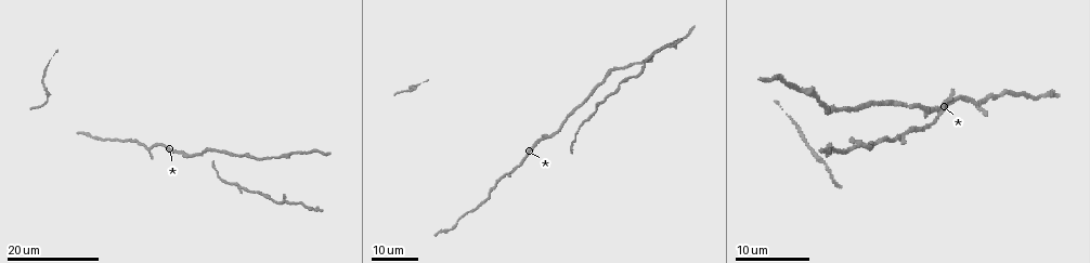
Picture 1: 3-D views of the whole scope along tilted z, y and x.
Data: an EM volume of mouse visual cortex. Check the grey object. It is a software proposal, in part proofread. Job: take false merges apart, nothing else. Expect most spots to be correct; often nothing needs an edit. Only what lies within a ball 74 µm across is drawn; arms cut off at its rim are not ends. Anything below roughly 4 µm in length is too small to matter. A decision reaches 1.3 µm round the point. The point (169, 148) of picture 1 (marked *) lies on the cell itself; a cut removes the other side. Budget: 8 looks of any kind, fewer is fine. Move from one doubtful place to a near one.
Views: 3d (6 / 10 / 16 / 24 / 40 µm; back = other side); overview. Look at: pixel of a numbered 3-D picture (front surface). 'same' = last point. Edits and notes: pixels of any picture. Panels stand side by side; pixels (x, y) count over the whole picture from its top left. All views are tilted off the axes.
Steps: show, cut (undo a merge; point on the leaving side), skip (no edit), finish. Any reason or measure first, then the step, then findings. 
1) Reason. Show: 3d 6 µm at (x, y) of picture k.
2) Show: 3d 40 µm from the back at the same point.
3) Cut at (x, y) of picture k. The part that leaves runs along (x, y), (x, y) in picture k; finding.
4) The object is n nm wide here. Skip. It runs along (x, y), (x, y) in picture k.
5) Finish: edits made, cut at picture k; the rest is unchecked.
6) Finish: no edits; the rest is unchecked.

Calibre changes. Show: 3d 24 µm at (871, 105) of picture 1.

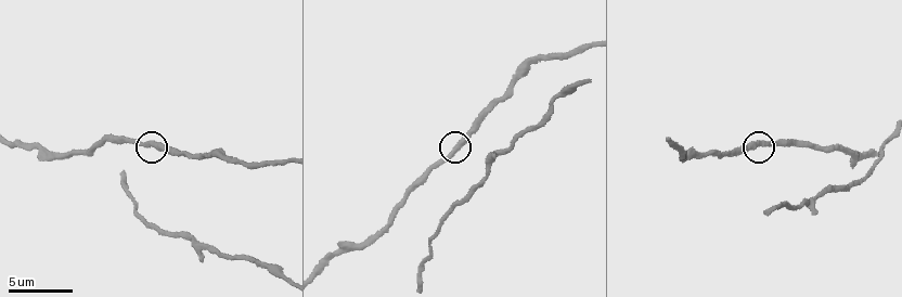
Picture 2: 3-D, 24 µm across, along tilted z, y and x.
Closer look. Show: 3d 10 µm at (759, 142) of picture 2.

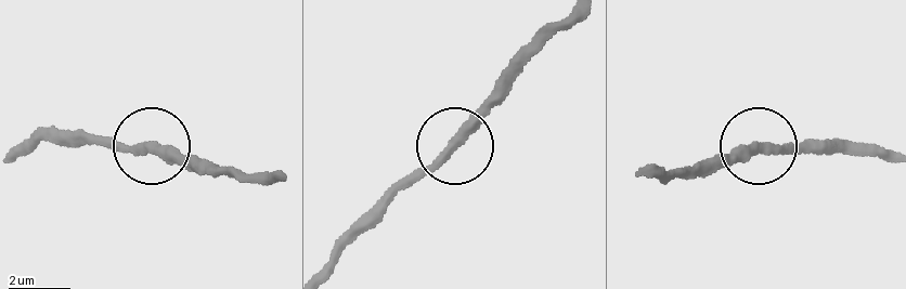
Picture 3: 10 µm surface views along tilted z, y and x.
The object is 320 nm wide here. Skip. It runs along (322, 265), (376, 224), (405, 186), (443, 165), (499, 87) in picture 3; one cell here.

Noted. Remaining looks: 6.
Thick turns thin. Show: 3d 6 µm at (805, 201) of picture 2.

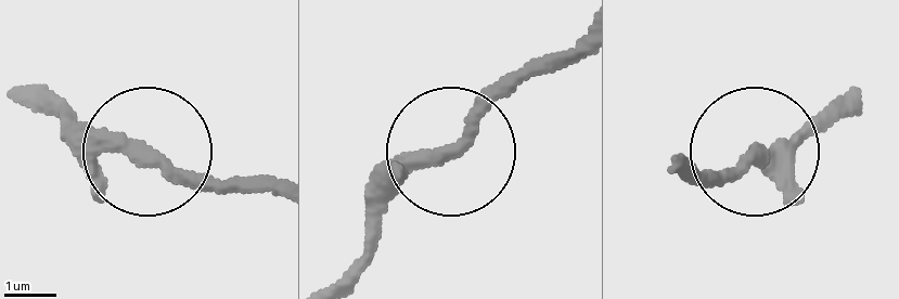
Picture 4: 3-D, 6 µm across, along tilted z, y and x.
Show: 3d 6 µm from the back at (758, 155) of picture 4.

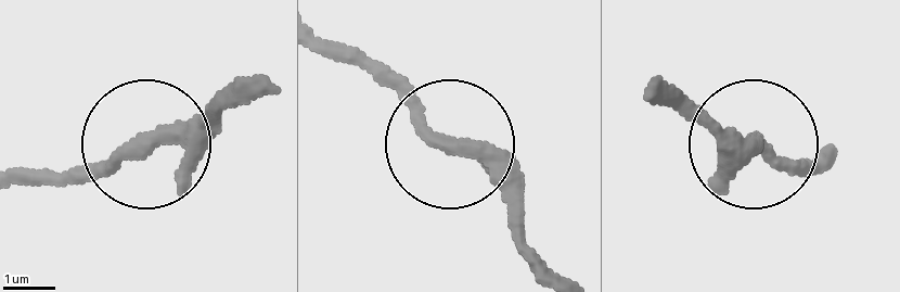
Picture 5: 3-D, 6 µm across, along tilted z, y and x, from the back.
Skip. All the same cell.

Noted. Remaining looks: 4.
Thin neck. Show: 3d 16 µm at (306, 154) of picture 1.

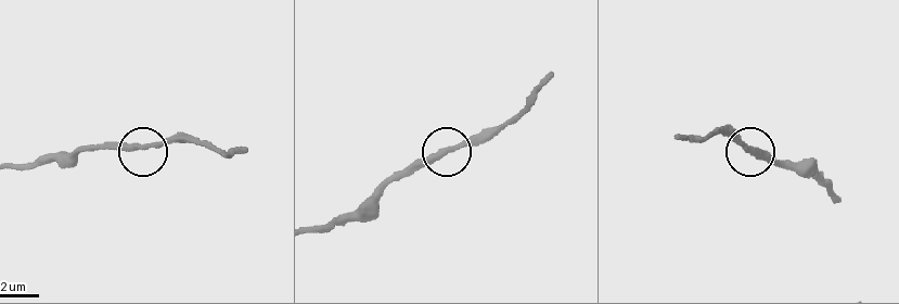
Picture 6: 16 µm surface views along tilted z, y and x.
Closer look. Show: 3d 6 µm at (452, 150) of picture 6.

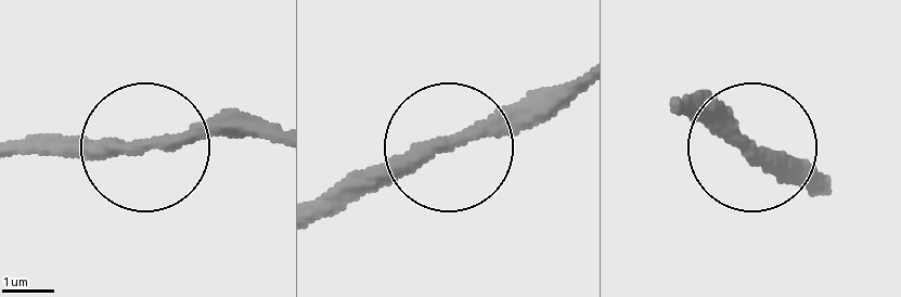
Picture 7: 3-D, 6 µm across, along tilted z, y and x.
Skip. It runs along (322, 223), (448, 149), (574, 102) in picture 7; all the same cell.

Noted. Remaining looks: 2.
Show: 3d 6 µm at (384, 227) of picture 2.

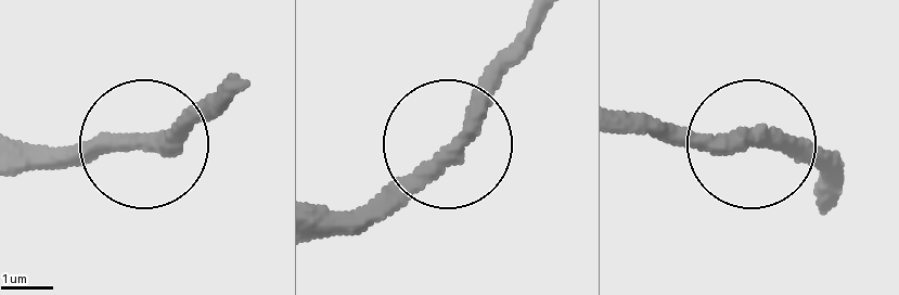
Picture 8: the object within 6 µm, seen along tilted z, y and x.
The side arm is 42 µm long. Skip. It runs along (324, 233), (413, 195), (475, 94), (536, 39) in picture 8; continuous, no second cell.

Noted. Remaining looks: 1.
Finish: no edits; the rest is unchecked.

